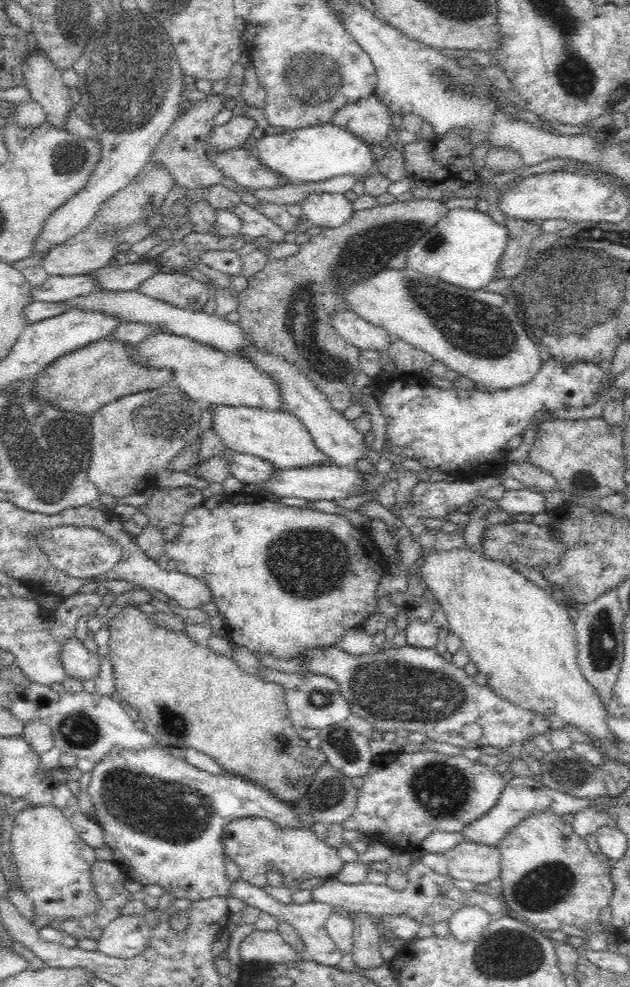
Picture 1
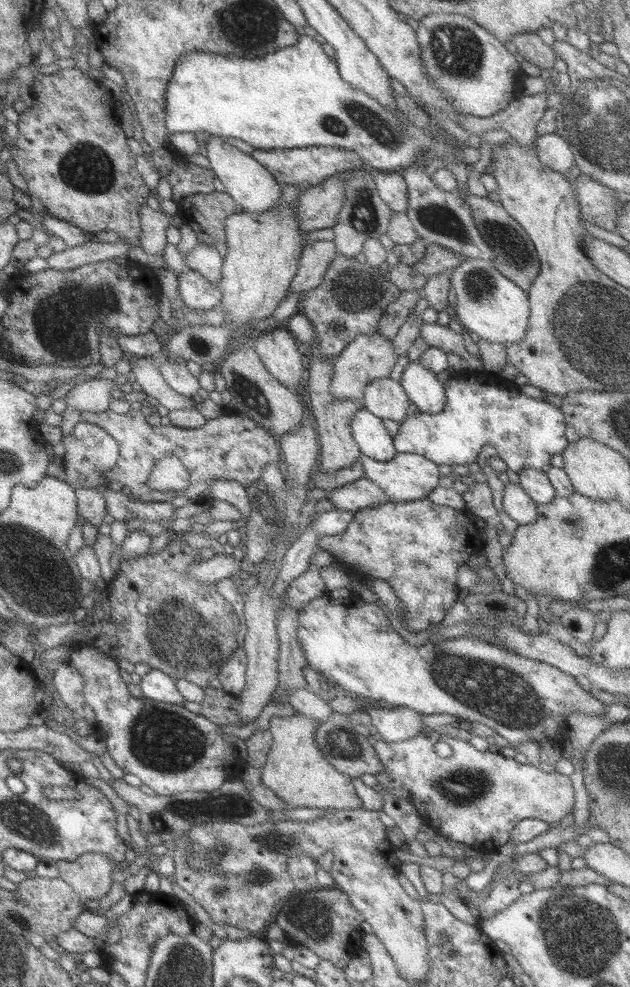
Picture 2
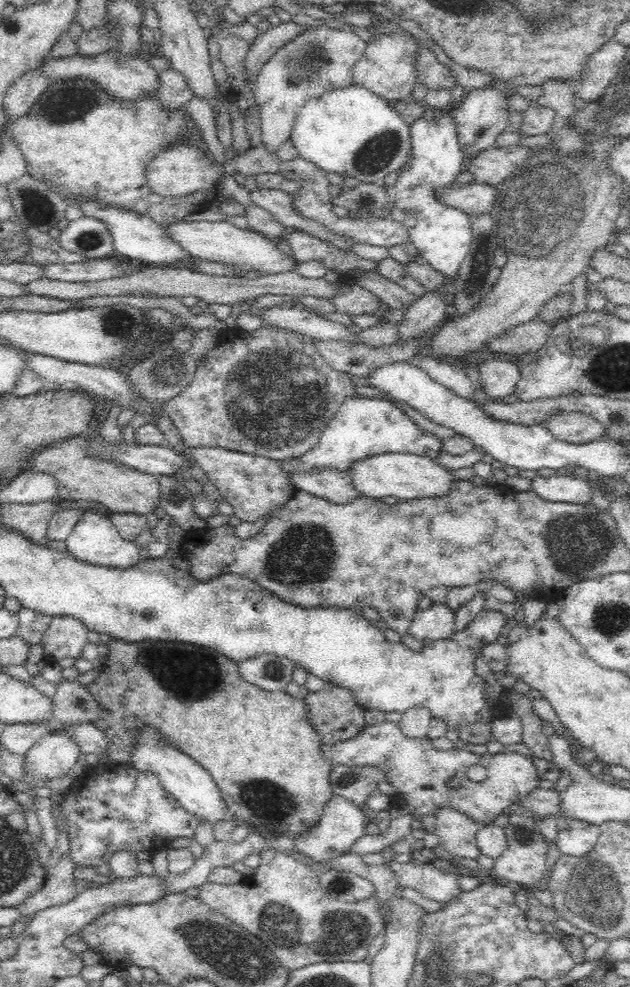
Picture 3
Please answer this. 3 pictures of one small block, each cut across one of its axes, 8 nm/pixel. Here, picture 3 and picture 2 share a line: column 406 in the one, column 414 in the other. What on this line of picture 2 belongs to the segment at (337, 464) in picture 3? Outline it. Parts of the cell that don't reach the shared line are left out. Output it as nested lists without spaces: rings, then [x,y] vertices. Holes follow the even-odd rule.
[[[461,369],[456,376],[450,378],[444,385],[444,407],[437,414],[417,412],[399,422],[397,435],[392,438],[397,453],[421,455],[437,465],[461,464],[478,462],[477,453],[481,446],[493,446],[497,452],[496,464],[509,468],[515,473],[524,468],[532,468],[546,472],[552,466],[549,464],[553,454],[561,454],[568,445],[563,429],[565,428],[562,412],[559,408],[527,397],[519,392],[519,386],[512,381],[486,370]]]

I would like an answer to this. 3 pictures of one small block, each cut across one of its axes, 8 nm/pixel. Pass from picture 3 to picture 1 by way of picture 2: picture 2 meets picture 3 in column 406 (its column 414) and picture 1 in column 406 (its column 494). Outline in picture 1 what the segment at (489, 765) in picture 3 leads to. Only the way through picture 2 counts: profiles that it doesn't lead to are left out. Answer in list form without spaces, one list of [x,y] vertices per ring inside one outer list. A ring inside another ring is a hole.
[[[421,750],[412,754],[392,752],[378,758],[371,770],[363,776],[363,784],[356,792],[354,813],[341,825],[351,830],[374,836],[380,843],[393,842],[400,850],[416,850],[420,842],[434,832],[460,832],[468,824],[479,820],[498,802],[505,781],[495,768],[482,766],[462,756],[444,756]]]

